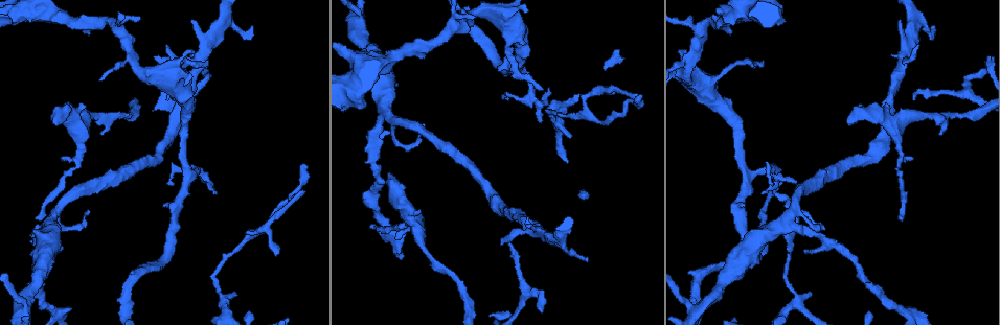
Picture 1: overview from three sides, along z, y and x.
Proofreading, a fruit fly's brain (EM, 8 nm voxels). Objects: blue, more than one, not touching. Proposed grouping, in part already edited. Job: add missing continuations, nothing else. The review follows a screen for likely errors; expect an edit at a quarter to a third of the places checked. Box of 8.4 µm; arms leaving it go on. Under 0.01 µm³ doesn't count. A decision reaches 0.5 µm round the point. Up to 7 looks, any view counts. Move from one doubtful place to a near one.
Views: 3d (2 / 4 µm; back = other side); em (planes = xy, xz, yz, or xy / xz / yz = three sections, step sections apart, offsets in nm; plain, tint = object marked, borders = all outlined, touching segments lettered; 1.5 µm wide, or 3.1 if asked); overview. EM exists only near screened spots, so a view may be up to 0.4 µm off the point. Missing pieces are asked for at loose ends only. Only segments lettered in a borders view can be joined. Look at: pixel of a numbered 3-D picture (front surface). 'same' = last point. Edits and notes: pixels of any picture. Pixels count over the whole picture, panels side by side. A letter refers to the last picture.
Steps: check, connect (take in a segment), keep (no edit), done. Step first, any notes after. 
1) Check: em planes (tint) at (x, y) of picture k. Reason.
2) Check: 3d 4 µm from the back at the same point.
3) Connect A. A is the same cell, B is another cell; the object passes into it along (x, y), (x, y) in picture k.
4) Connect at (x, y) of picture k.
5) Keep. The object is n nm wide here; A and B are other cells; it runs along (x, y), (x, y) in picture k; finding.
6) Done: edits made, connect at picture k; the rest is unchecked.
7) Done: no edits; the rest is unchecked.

Check: em xz step 8 (borders) at (683, 50) of picture 1. Free end.

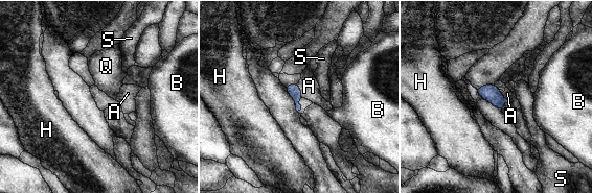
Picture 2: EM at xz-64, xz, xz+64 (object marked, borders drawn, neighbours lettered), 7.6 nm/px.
Check: em planes (borders) at the same point. Another direction.

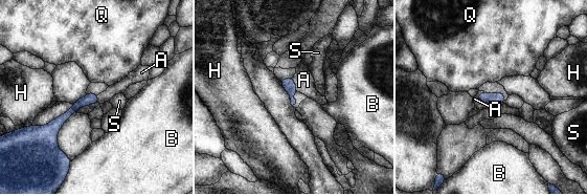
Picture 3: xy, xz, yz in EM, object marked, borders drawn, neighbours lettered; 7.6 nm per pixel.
Connect A. A is the same cell, B, H, Q and S are other cells; the neuron continues.

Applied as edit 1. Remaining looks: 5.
Check: em planes (borders) at (899, 218) of picture 1. Thin end.

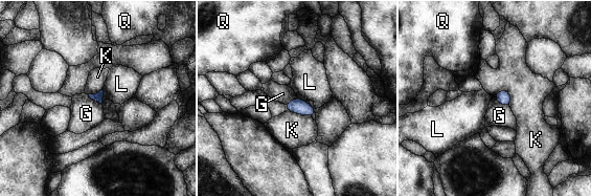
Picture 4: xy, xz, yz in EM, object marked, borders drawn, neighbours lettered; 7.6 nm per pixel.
Keep. G, K, L and Q are other cells; a border runs along (494, 96), (500, 104), (508, 106) in picture 4; none of them fits.

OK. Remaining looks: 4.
Check: 3d 2 µm at (301, 165) of picture 1. Free end.

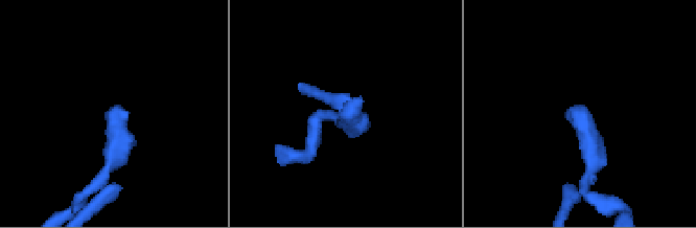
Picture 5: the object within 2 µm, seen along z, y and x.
Check: em xy step 8 (borders) at (347, 100) of picture 5. Shape alone is not enough.

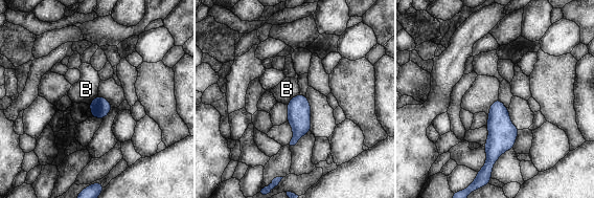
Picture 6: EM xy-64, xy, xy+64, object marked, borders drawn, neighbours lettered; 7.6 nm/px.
Check: em planes (borders) at the same point. Cut it another way.

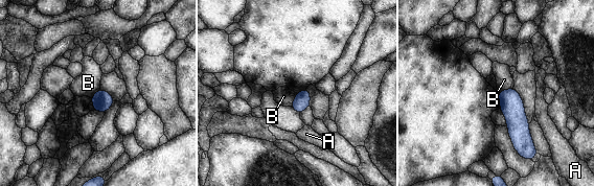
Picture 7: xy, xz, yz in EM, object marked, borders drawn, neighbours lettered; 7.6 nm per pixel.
Keep. The object is 130 nm wide here; A and B are other cells; it runs along (504, 92), (518, 123), (520, 150) in picture 7; none of them fits.

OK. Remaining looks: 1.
Done: edits made, connect at picture 3; the rest is unchecked.

